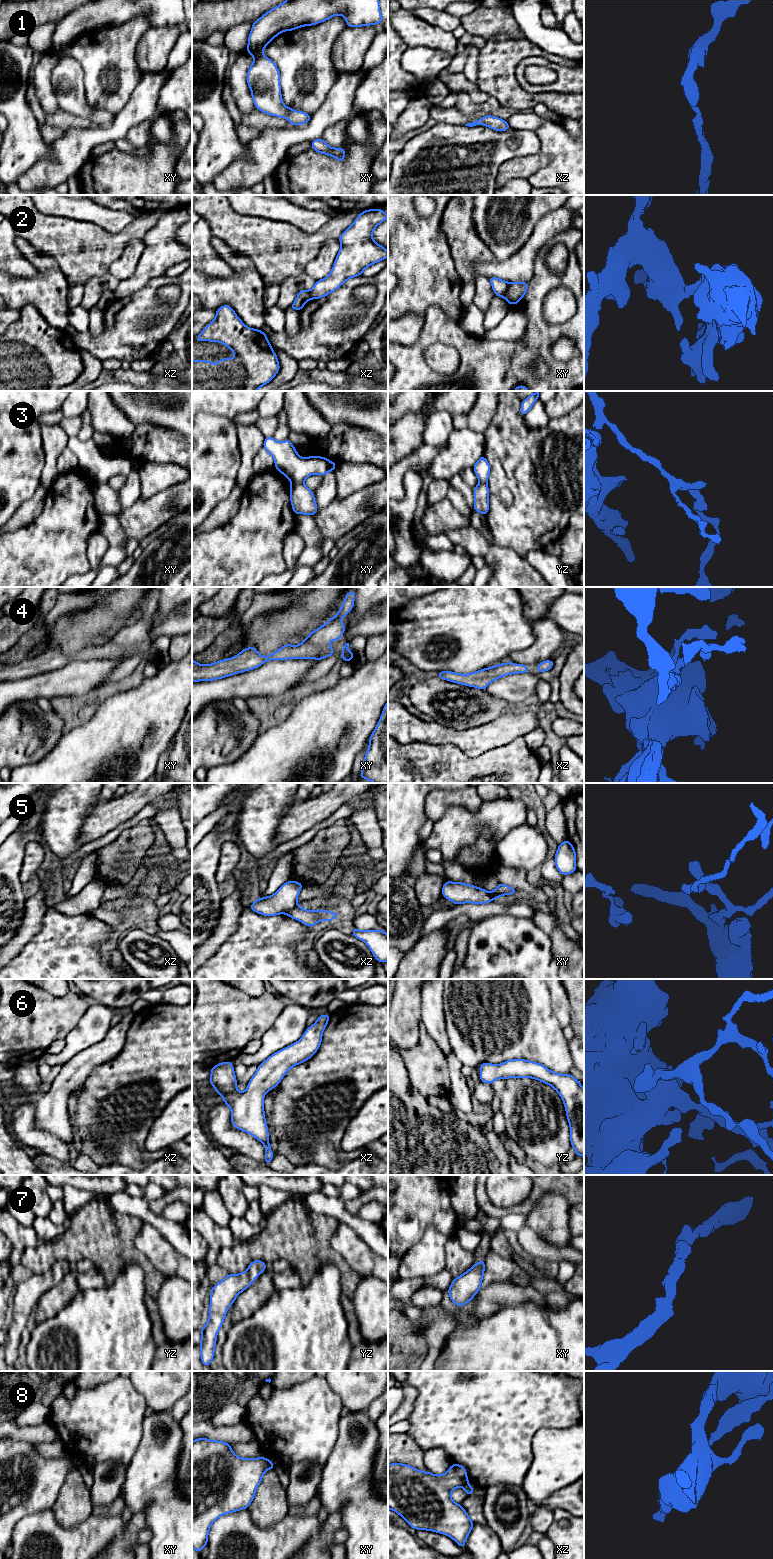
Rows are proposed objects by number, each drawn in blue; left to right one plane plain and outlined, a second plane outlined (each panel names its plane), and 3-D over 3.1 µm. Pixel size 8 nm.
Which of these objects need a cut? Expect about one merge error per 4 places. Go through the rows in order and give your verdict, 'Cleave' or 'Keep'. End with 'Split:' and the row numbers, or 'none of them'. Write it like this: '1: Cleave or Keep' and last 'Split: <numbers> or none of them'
1: Keep
2: Cleave
3: Cleave
4: Keep
5: Cleave
6: Keep
7: Keep
8: Cleave
Split: 2, 3, 5, 8

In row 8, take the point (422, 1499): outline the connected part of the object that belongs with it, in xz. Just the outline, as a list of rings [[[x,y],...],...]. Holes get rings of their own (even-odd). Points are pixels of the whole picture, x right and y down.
[[[392,1463],[388,1465],[388,1509],[398,1513],[413,1529],[447,1535],[466,1548],[465,1541],[474,1523],[461,1504],[451,1499],[451,1491],[465,1485],[469,1485],[469,1480],[463,1465],[452,1463],[446,1473],[435,1475],[410,1465]]]

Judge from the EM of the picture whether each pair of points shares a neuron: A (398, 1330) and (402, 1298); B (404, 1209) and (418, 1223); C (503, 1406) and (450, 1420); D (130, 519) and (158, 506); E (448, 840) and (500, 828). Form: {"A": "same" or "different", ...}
{"A": "different", "B": "same", "C": "same", "D": "same", "E": "same"}

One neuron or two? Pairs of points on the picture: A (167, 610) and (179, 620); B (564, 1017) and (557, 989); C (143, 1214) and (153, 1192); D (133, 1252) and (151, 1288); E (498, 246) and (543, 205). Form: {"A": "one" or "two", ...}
{"A": "two", "B": "one", "C": "two", "D": "one", "E": "one"}

